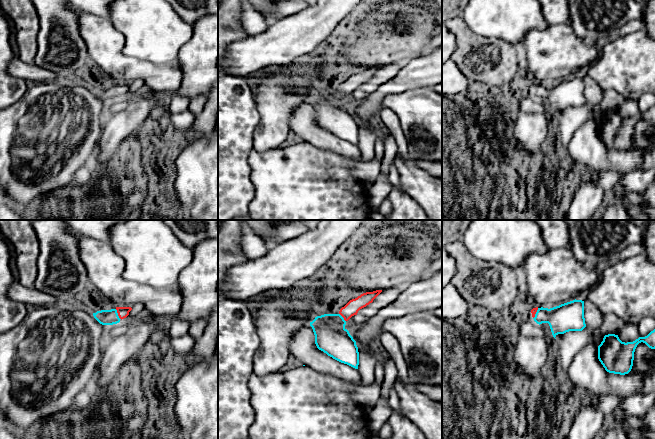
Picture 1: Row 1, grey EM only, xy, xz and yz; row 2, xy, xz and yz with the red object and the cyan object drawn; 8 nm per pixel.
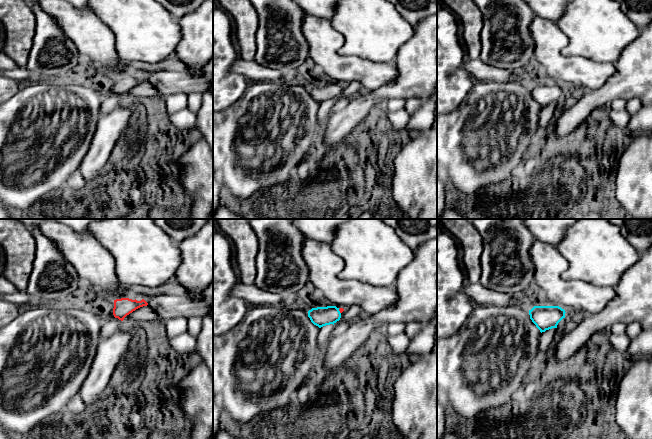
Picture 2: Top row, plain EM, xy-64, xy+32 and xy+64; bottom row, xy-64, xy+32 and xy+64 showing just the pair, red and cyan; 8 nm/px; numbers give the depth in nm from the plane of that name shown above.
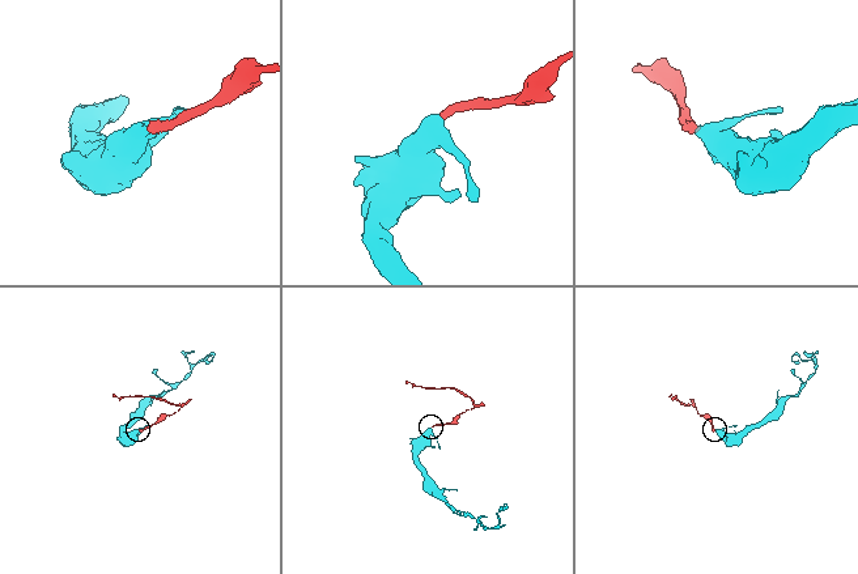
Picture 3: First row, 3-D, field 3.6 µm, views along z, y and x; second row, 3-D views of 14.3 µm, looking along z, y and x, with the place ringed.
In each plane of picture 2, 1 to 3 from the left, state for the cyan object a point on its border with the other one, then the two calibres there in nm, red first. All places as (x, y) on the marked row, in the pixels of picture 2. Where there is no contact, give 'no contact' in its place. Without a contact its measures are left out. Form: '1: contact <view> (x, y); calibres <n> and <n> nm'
1: no contact
2: contact xy+32 (339, 310); calibres 40 and 160 nm
3: no contact

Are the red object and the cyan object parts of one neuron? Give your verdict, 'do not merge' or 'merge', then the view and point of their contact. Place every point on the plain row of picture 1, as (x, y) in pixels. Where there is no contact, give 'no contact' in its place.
merge | xy (118, 90)

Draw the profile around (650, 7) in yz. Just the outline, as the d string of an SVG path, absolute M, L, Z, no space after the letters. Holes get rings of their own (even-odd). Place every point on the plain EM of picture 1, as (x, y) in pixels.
M649 0L645 8L646 35L655 40L655 0Z

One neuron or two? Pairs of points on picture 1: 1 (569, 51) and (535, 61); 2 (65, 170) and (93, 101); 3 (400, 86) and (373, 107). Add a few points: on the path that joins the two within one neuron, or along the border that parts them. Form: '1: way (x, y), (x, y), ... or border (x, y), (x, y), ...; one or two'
1: way (561, 54), (553, 54), (546, 61), (543, 61); one
2: way (83, 156), (95, 130), (95, 119); one
3: way (392, 87), (386, 88), (375, 99); one

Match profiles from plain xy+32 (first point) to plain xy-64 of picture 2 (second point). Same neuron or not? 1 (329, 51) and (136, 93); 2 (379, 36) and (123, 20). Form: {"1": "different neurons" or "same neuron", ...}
{"1": "different neurons", "2": "same neuron"}

